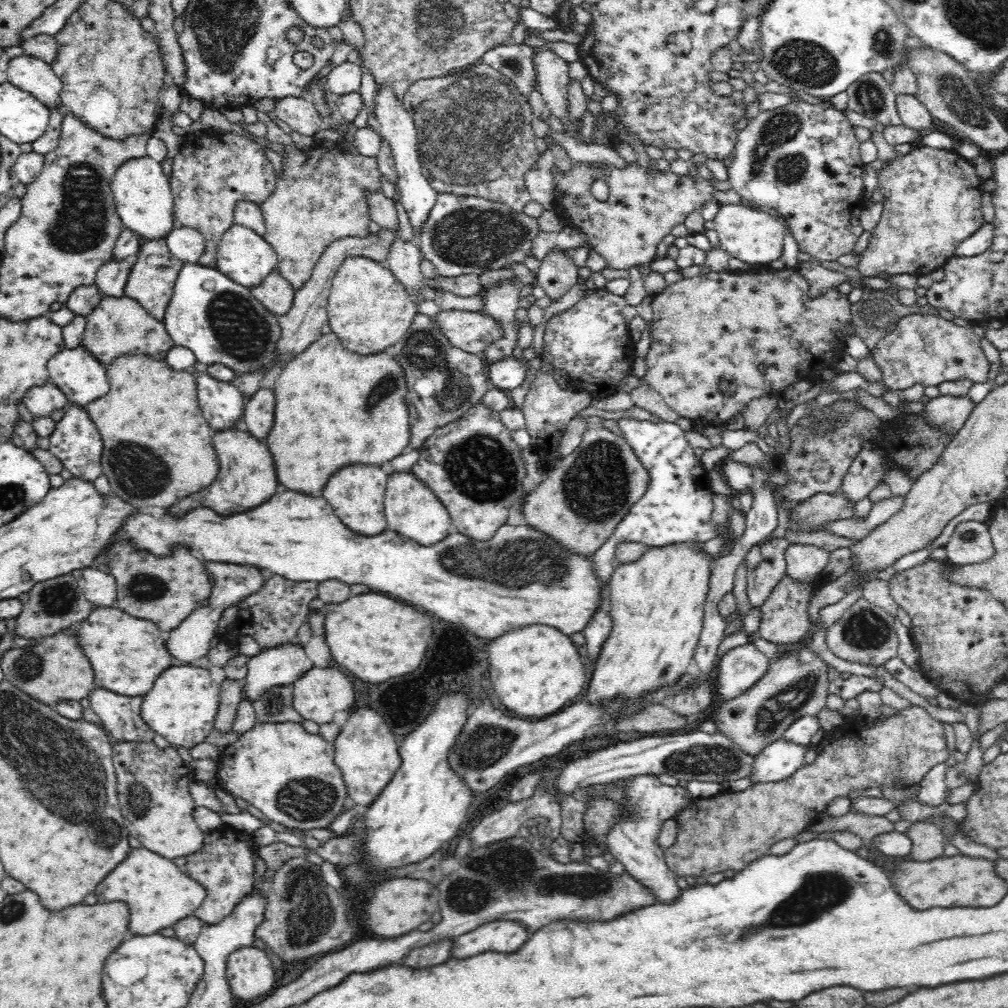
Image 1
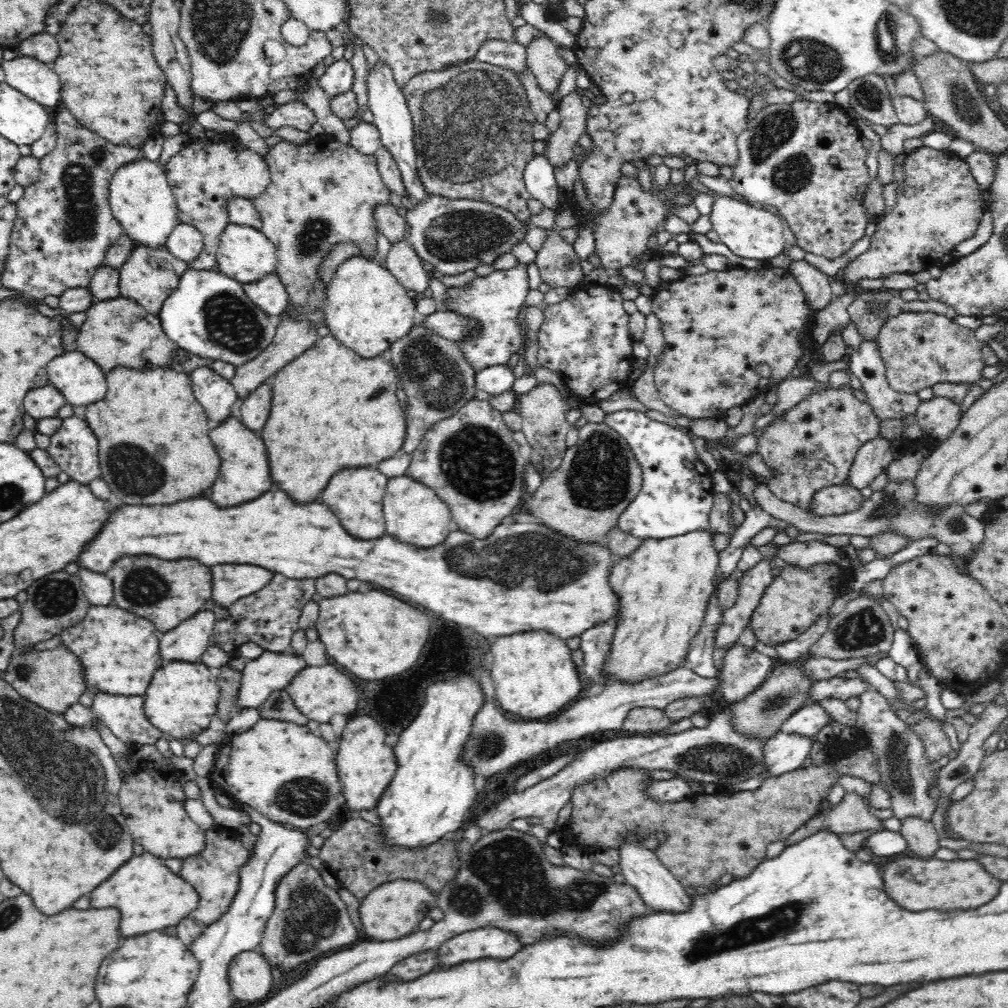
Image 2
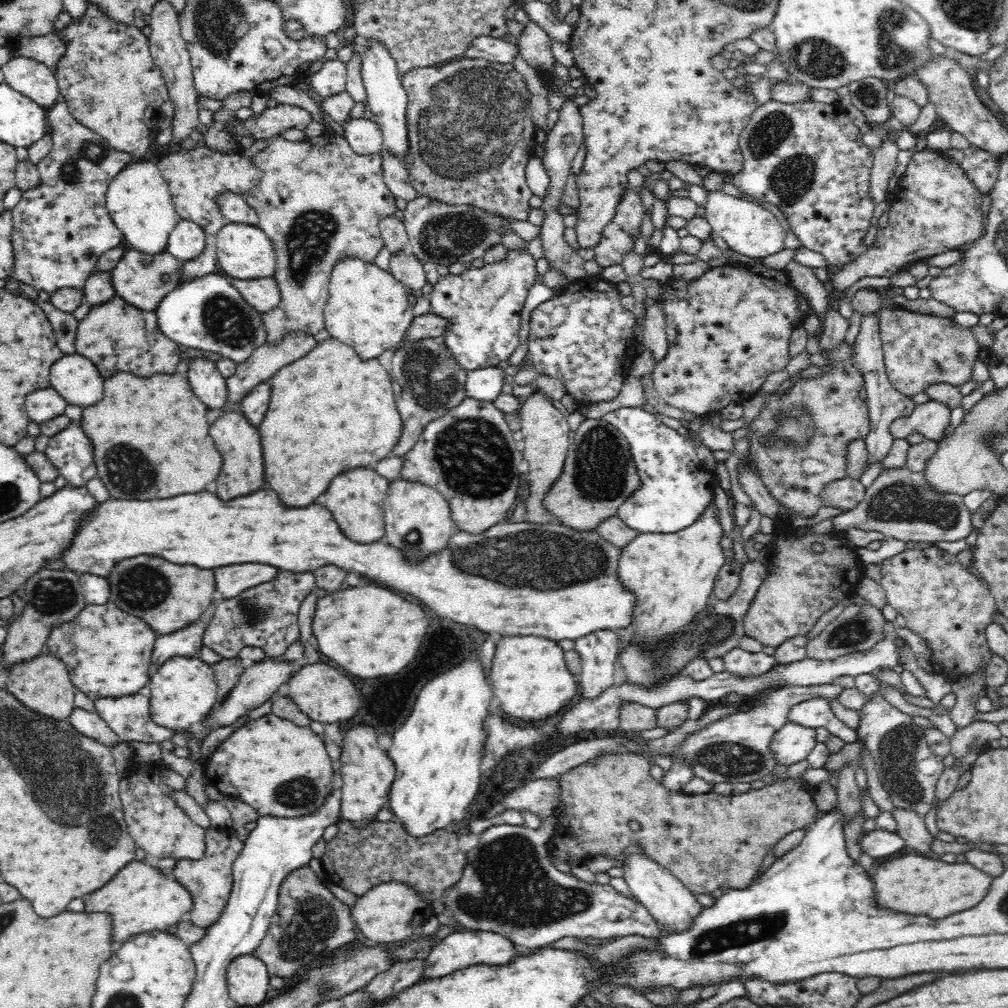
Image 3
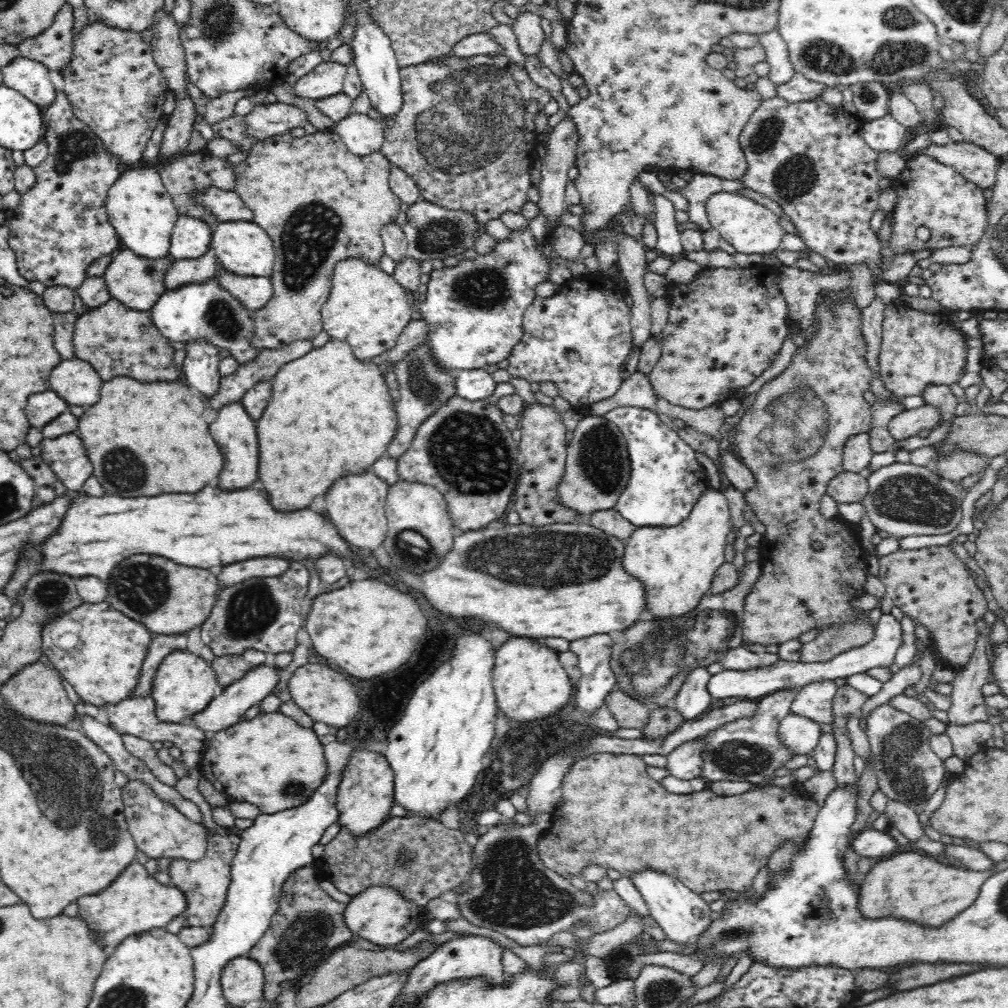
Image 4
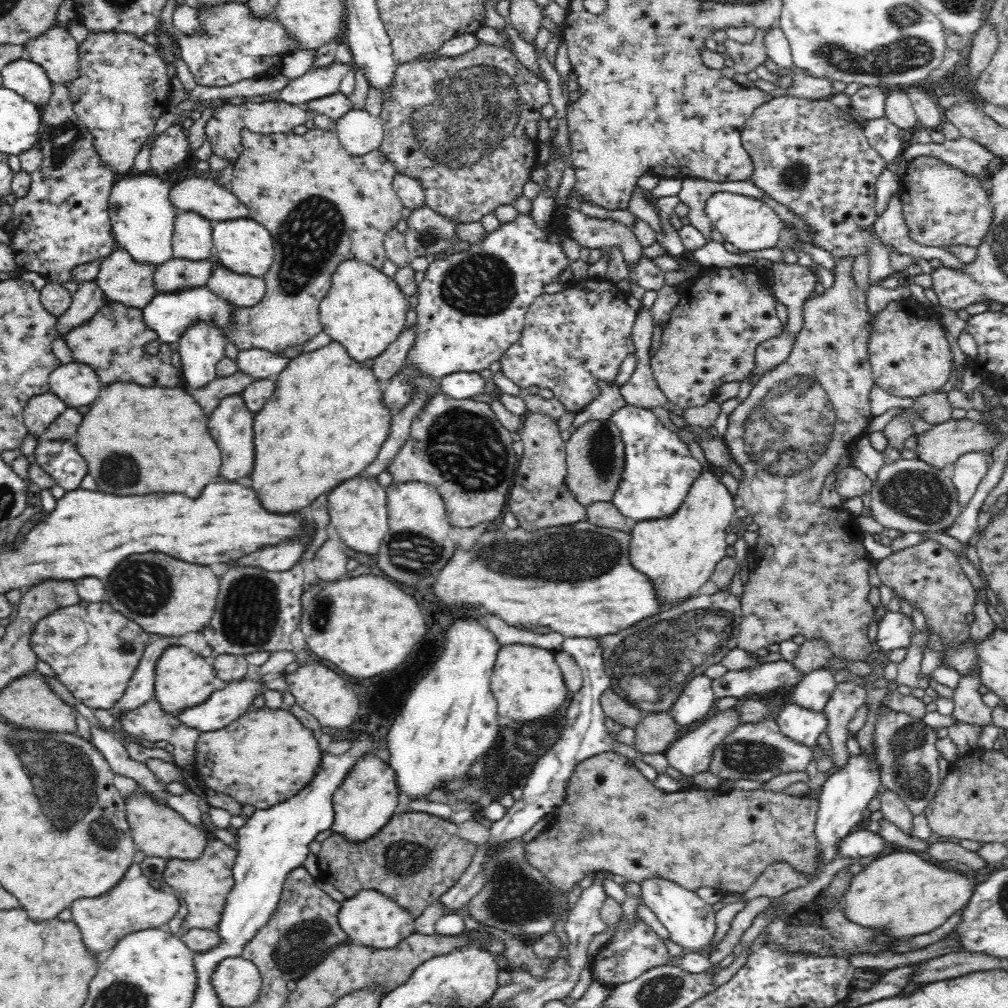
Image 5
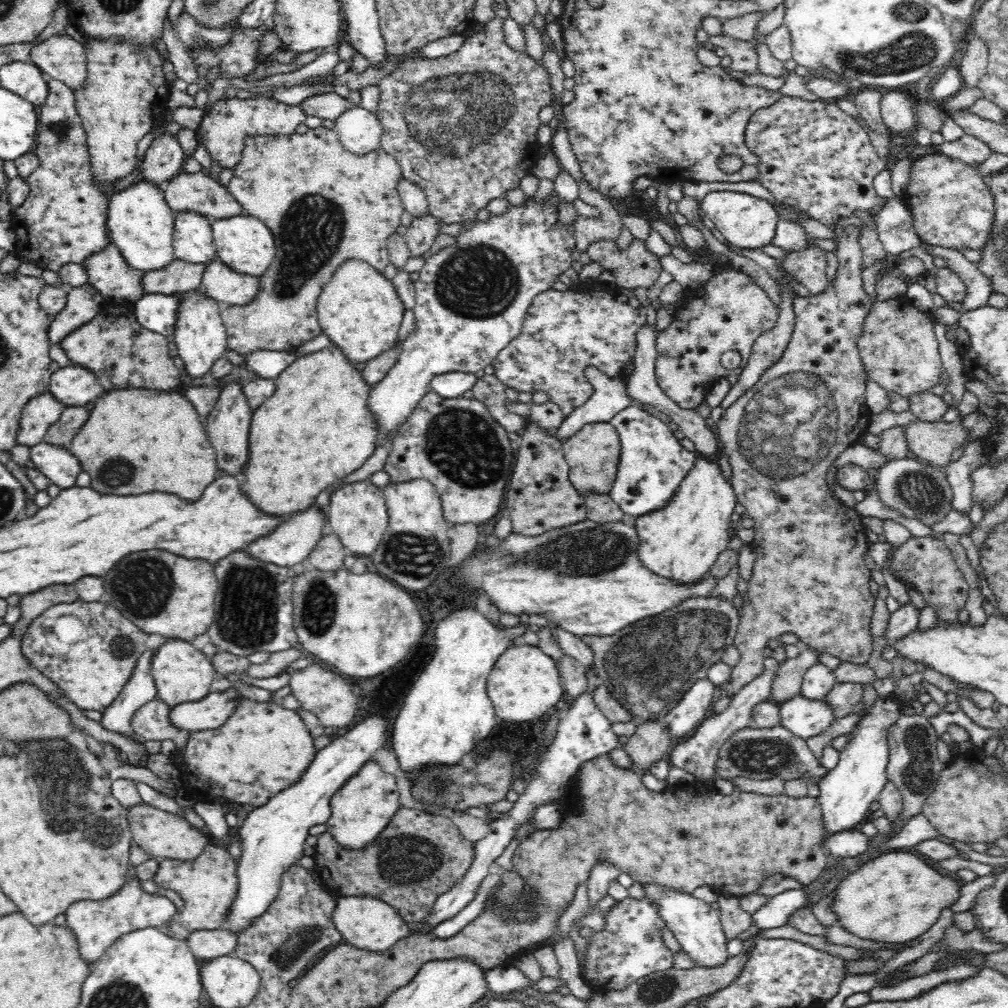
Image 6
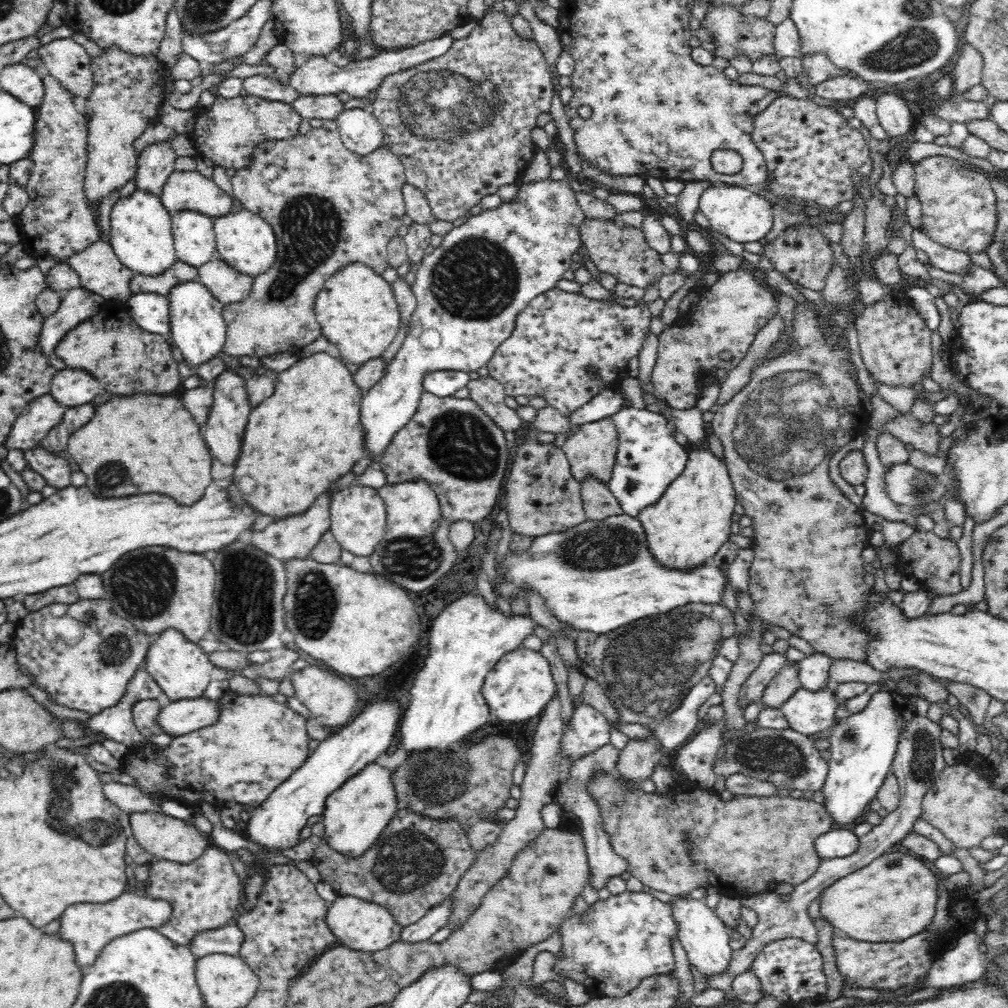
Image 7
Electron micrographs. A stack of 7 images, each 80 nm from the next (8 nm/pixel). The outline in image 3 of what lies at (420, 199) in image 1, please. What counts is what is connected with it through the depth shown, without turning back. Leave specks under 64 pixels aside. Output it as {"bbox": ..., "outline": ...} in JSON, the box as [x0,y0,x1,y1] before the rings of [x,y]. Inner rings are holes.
{"bbox":[354,40,409,163],"outline":[[[368,40],[370,42],[369,49],[363,49],[361,46],[354,46],[360,55],[361,78],[367,94],[367,104],[371,112],[374,114],[373,121],[380,127],[382,136],[384,136],[384,149],[391,155],[396,157],[401,163],[404,163],[408,156],[409,136],[408,127],[406,126],[406,110],[409,96],[403,87],[401,76],[399,75],[397,64],[390,56],[390,53],[383,48],[383,44],[379,44],[377,40]]]}

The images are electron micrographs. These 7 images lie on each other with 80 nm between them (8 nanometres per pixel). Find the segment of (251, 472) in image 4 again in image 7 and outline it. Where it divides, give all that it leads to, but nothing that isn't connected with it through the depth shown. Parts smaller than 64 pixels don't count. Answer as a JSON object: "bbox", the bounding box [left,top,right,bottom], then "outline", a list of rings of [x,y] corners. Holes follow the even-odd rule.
{"bbox":[203,369,253,466],"outline":[[[227,369],[220,377],[216,379],[216,384],[213,389],[213,402],[209,411],[208,421],[205,422],[203,429],[203,439],[207,442],[211,455],[220,460],[226,466],[236,464],[238,456],[240,456],[240,448],[242,448],[242,438],[244,438],[244,430],[246,430],[246,422],[253,410],[245,382],[232,370]]]}

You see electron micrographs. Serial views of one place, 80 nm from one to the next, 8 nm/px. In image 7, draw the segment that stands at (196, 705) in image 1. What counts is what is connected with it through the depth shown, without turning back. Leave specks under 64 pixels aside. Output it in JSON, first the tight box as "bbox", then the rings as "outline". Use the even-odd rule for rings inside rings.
{"bbox":[144,628,214,701],"outline":[[[175,628],[160,632],[159,637],[148,648],[144,663],[145,669],[154,677],[161,692],[171,701],[202,697],[212,680],[212,670],[214,670],[209,655]]]}

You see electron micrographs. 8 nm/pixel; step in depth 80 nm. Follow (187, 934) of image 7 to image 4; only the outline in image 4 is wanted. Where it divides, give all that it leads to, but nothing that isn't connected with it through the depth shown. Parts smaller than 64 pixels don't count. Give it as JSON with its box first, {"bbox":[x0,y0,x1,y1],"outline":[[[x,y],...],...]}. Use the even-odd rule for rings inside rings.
{"bbox":[168,832,239,927],"outline":[[[214,832],[208,833],[208,849],[206,855],[198,861],[184,861],[183,859],[172,859],[168,868],[170,883],[178,888],[186,898],[187,926],[207,927],[212,926],[219,917],[220,910],[227,899],[227,893],[231,884],[231,866],[236,856],[239,836],[220,836]]]}

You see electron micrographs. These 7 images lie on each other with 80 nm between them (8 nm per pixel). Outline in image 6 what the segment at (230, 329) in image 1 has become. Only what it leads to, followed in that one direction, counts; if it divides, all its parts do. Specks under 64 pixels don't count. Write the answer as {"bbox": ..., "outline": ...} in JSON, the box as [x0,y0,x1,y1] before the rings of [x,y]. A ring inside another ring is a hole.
{"bbox":[133,294,297,379],"outline":[[[144,294],[133,303],[133,312],[145,329],[163,334],[172,342],[180,297],[178,294]],[[258,350],[244,356],[245,364],[241,367],[254,373],[254,377],[276,379],[292,362],[297,360],[294,353],[282,352],[277,357],[270,351]]]}

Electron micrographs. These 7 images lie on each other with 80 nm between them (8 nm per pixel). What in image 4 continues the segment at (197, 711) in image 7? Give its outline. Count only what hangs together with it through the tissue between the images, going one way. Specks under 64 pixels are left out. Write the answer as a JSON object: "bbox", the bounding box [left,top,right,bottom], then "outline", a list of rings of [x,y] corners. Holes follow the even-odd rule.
{"bbox":[190,662,280,734],"outline":[[[270,662],[266,665],[256,665],[250,669],[242,678],[232,682],[230,686],[224,688],[221,695],[212,698],[210,704],[194,714],[190,720],[196,722],[197,727],[207,734],[213,734],[219,730],[224,730],[241,721],[246,710],[250,710],[254,704],[260,704],[267,694],[272,694],[276,684],[280,680],[279,668],[274,667]]]}

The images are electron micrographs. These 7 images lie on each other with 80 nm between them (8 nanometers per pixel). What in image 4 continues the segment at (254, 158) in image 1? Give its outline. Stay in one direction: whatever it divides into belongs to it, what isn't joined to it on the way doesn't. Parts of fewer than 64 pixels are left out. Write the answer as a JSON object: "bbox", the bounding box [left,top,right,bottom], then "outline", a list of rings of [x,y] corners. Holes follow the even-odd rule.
{"bbox":[156,151,236,289],"outline":[[[199,151],[197,153],[187,152],[178,158],[172,158],[166,163],[156,164],[156,171],[163,180],[165,189],[169,192],[175,203],[175,207],[179,214],[187,214],[194,218],[199,218],[208,223],[212,229],[216,228],[216,217],[210,213],[210,209],[204,209],[202,205],[194,203],[194,194],[196,190],[206,190],[210,186],[220,188],[220,190],[234,191],[236,188],[236,173],[234,173],[234,165],[230,164],[228,160],[222,160],[213,156],[206,151]],[[213,249],[193,260],[174,260],[164,274],[167,289],[177,289],[188,283],[199,283],[215,278],[221,267]]]}

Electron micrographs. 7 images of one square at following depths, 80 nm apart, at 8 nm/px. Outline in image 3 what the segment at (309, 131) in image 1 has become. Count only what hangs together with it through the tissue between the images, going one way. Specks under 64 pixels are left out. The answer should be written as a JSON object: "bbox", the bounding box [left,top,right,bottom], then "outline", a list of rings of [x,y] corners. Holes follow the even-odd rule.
{"bbox":[224,104,312,141],"outline":[[[278,104],[272,109],[266,108],[257,118],[249,116],[237,127],[224,126],[224,130],[233,137],[248,135],[255,138],[256,141],[260,139],[270,140],[274,135],[280,135],[280,132],[287,128],[304,130],[312,120],[310,113],[301,107]]]}

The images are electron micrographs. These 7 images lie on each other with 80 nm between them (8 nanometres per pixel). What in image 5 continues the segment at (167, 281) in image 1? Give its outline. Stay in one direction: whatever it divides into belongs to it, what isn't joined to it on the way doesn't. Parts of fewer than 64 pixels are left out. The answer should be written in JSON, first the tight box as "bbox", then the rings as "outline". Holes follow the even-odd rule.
{"bbox":[94,248,159,309],"outline":[[[116,248],[98,261],[100,270],[94,281],[108,300],[142,309],[159,293],[154,287],[156,265],[136,262],[122,248]]]}

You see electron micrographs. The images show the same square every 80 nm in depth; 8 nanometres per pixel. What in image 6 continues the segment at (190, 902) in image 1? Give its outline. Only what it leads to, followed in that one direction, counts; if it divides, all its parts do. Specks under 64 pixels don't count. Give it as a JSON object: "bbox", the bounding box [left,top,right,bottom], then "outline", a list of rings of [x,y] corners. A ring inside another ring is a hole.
{"bbox":[66,864,177,964],"outline":[[[132,864],[128,868],[128,873],[128,882],[118,894],[104,901],[80,900],[76,904],[72,903],[66,910],[66,926],[76,935],[81,958],[89,964],[98,961],[104,955],[104,951],[124,934],[167,924],[177,912],[174,902],[166,896],[148,894],[140,888],[140,879]]]}

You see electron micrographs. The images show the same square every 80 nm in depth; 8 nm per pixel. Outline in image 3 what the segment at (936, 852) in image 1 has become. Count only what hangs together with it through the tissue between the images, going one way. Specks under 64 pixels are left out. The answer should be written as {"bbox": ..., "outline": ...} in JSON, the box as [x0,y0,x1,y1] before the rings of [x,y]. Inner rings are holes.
{"bbox":[892,807,935,856],"outline":[[[894,807],[892,814],[898,823],[896,833],[905,841],[905,846],[910,846],[922,856],[932,851],[935,838],[927,830],[924,818],[917,811]]]}

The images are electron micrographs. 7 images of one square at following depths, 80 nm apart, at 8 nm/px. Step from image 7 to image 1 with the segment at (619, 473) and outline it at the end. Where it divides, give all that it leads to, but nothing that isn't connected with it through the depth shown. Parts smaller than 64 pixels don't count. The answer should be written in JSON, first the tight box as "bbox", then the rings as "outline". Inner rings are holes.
{"bbox":[593,418,716,591],"outline":[[[632,418],[618,420],[619,430],[634,449],[640,462],[648,469],[650,483],[644,496],[620,520],[612,536],[593,554],[593,571],[598,577],[599,586],[606,591],[606,584],[614,574],[614,550],[622,542],[640,542],[647,546],[664,546],[664,544],[680,544],[680,542],[706,542],[716,536],[711,514],[715,511],[713,494],[710,488],[710,478],[700,459],[694,455],[694,448],[688,443],[684,430],[672,422],[652,423],[638,421]]]}

